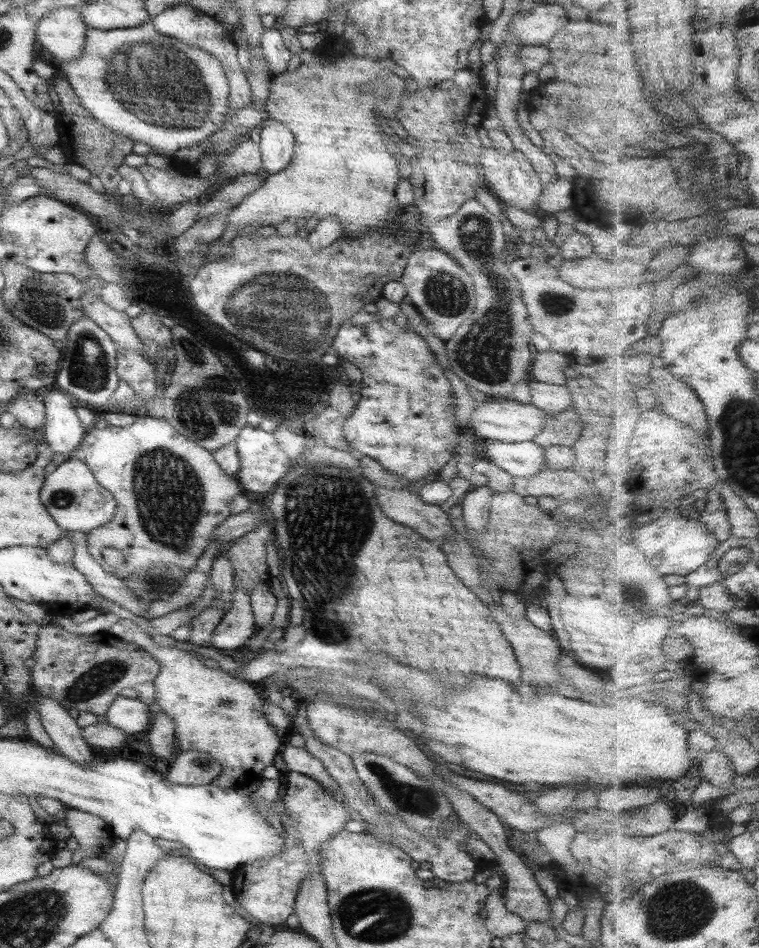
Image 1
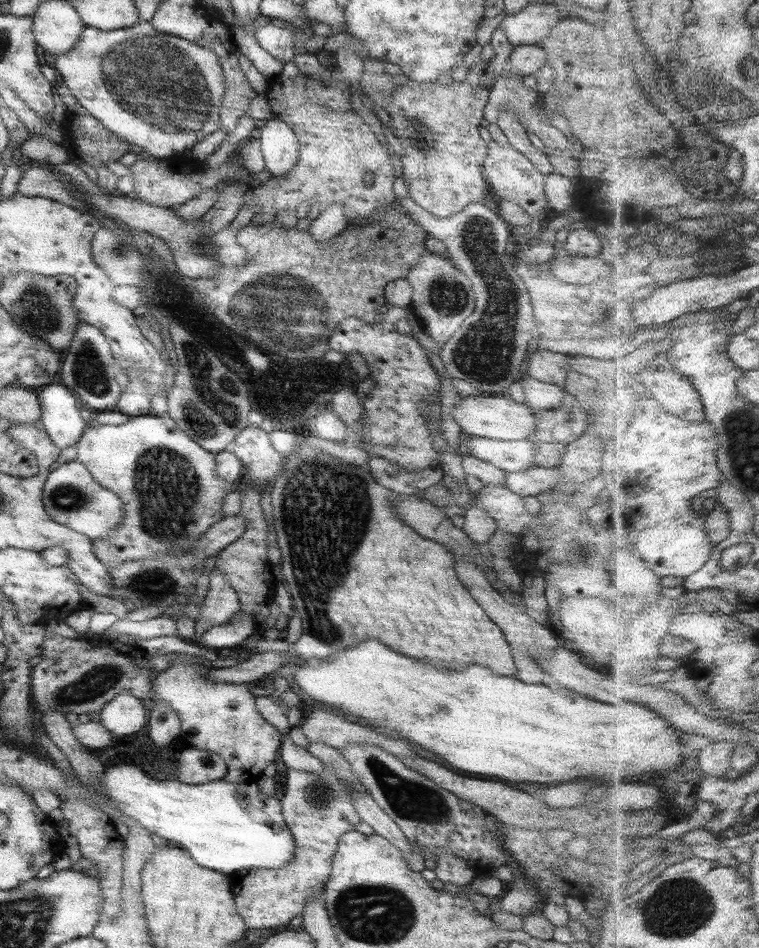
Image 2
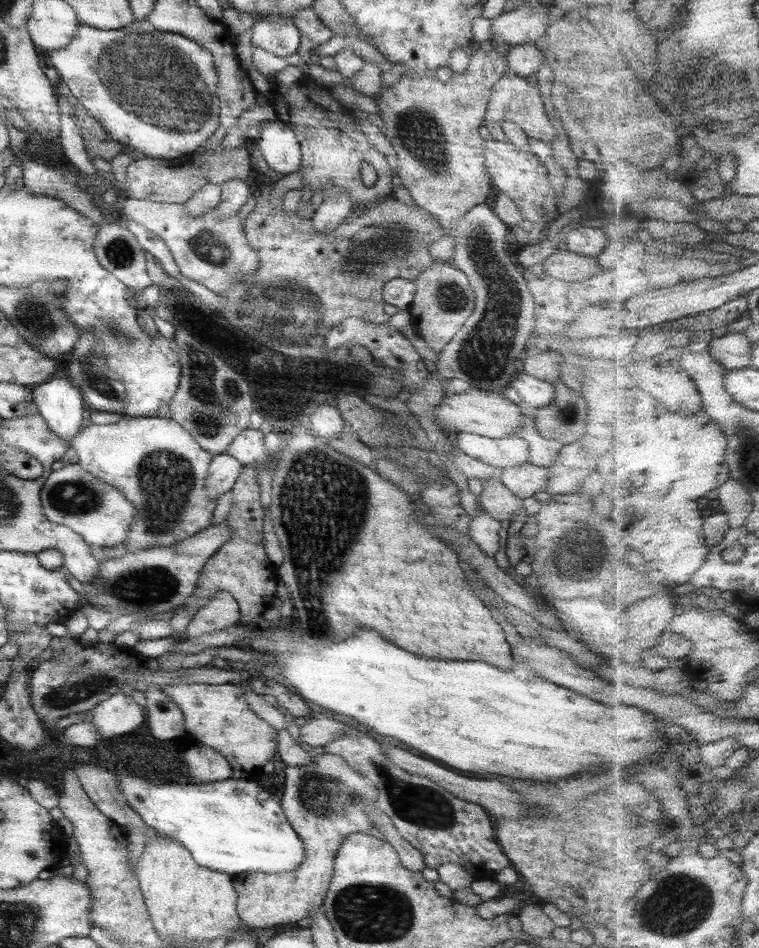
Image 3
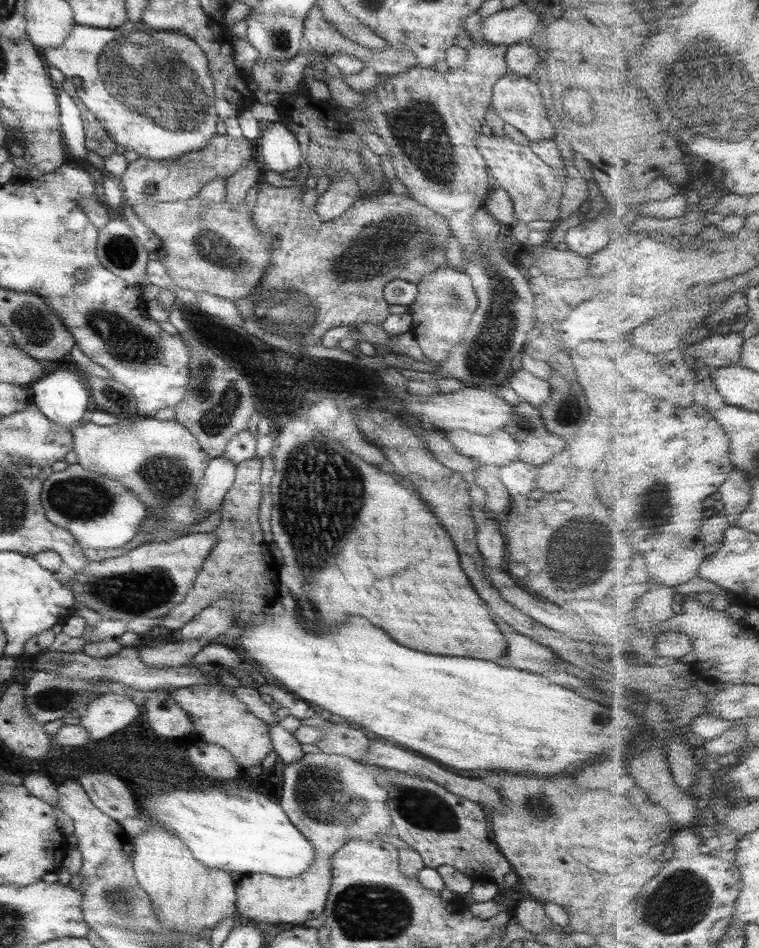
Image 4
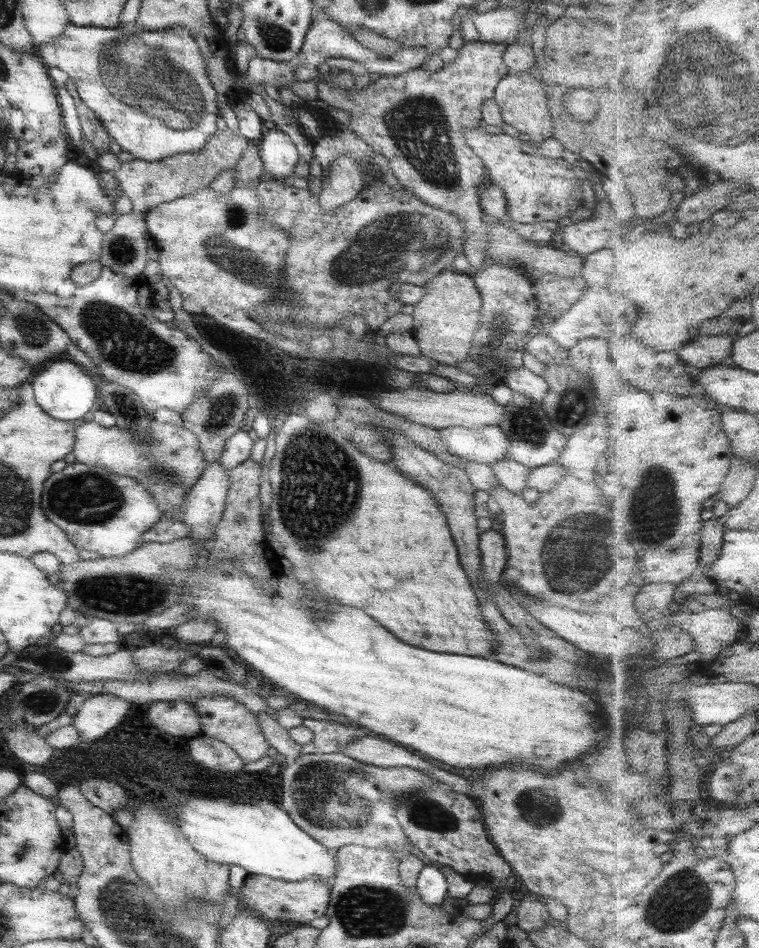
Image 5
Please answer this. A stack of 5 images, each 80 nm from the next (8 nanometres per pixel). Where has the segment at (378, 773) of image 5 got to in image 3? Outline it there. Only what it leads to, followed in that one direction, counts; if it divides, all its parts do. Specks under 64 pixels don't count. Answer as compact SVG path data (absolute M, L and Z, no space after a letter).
M311 754L311 760L303 766L287 766L284 770L283 793L279 804L286 821L291 825L295 834L301 839L304 856L296 869L286 873L248 873L240 877L234 877L231 882L236 893L236 914L244 929L271 928L278 925L296 924L297 920L309 917L315 909L319 909L328 889L332 877L332 864L335 853L343 840L351 833L367 834L372 826L368 819L368 812L374 811L376 790L375 787L362 776L359 776L339 756L332 754Z

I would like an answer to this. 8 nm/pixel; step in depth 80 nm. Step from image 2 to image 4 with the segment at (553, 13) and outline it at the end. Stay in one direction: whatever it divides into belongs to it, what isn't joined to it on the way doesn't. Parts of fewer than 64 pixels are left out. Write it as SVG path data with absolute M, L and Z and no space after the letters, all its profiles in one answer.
M525 4L499 12L480 20L480 36L489 45L509 46L526 43L537 30L539 16Z

